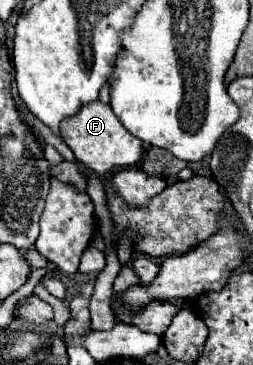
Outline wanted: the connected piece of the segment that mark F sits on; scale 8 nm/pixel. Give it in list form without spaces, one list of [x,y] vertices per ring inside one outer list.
[[[101,100],[89,102],[89,104],[81,106],[81,110],[75,116],[65,118],[61,122],[61,138],[73,150],[73,154],[79,162],[83,162],[87,168],[95,170],[99,176],[103,176],[105,172],[115,170],[115,168],[133,168],[141,162],[141,156],[143,156],[143,142],[139,138],[131,136],[123,128],[123,124],[117,120],[111,106]]]

